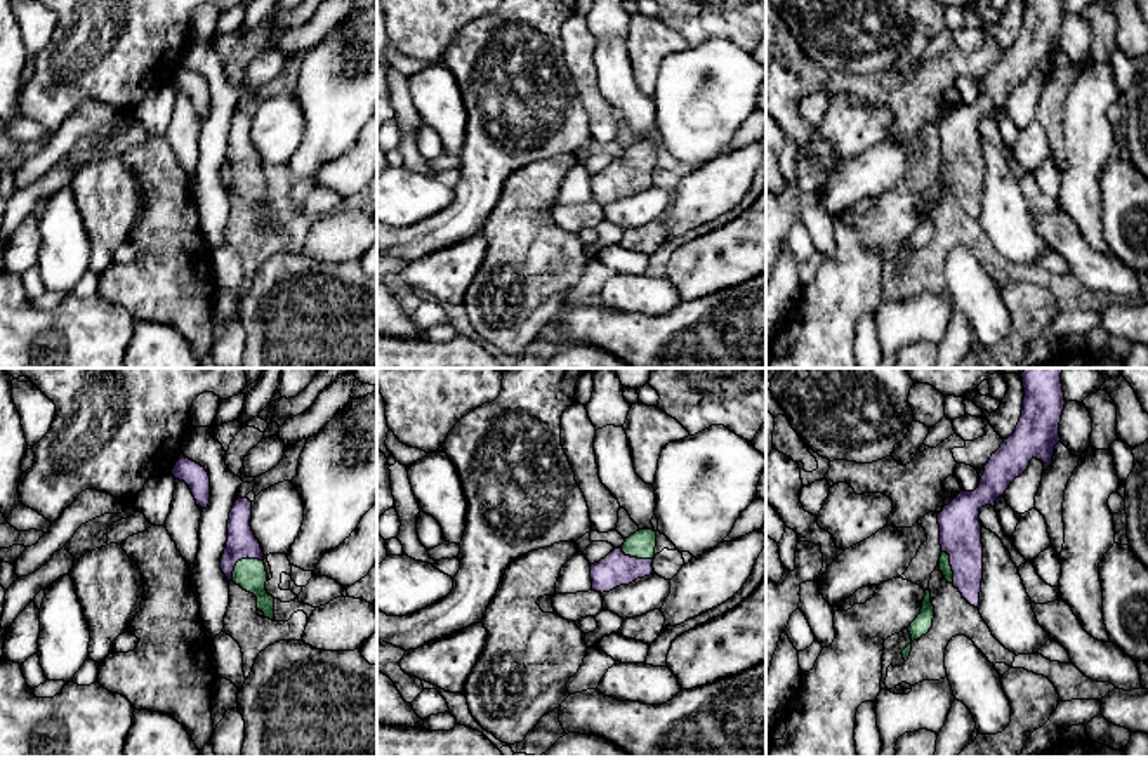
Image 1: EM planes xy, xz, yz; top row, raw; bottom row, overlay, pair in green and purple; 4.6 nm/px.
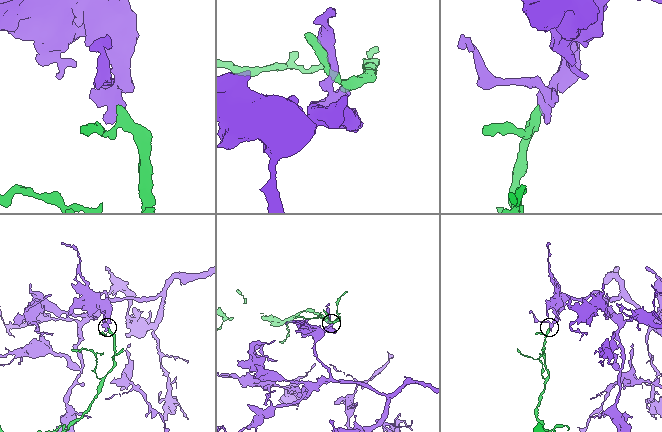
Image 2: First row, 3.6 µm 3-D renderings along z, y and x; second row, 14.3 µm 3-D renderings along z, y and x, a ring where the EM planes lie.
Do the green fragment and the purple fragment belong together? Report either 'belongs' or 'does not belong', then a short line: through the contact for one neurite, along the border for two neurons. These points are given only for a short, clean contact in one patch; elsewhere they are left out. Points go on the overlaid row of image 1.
belongs | xy (250, 575), (242, 559), (242, 542)

